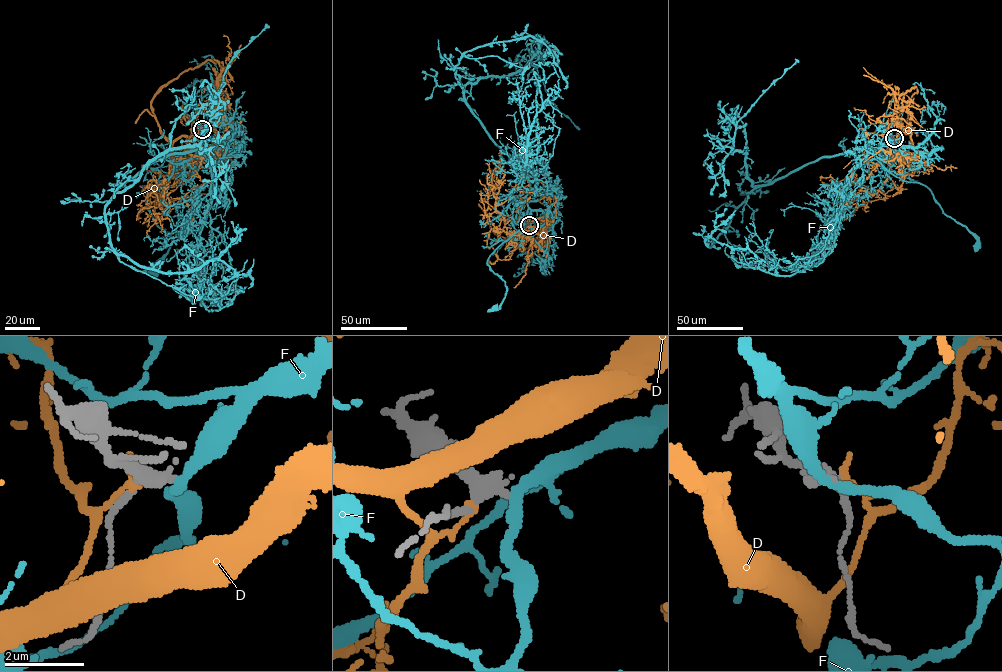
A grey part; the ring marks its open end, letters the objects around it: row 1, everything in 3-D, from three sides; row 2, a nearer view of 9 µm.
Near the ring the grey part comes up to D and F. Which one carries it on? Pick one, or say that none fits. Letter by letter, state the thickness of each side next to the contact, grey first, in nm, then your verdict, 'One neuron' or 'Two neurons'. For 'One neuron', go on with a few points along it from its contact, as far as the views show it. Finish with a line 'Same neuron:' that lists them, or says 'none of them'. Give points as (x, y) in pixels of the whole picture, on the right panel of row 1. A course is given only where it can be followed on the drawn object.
D: Thickness 280 nm (grey) against 180 nm. Two neurons
F: Thickness 280 nm (grey) against 280 nm. Two neurons
Same neuron: none of them

